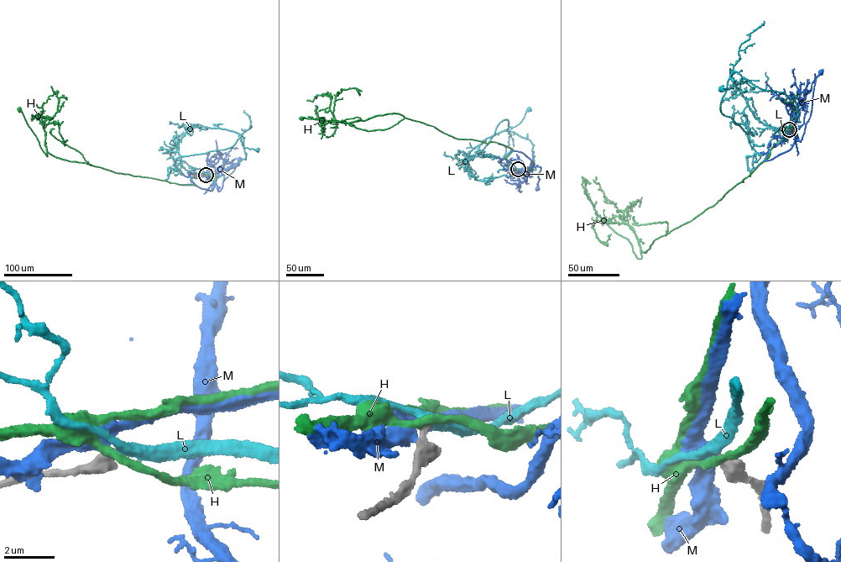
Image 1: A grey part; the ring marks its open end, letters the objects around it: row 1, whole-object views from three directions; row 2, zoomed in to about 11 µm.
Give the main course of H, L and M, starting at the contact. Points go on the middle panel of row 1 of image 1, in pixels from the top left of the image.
H: (517, 170), (506, 160), (513, 150), (507, 146), (455, 138), (399, 114), (357, 121), (360, 118), (301, 118)
L: (518, 169), (532, 168), (533, 145), (528, 139), (508, 130), (509, 128), (519, 123), (529, 108)
M: (517, 170), (511, 169), (505, 159), (512, 149), (530, 159), (531, 167), (540, 166), (536, 188)

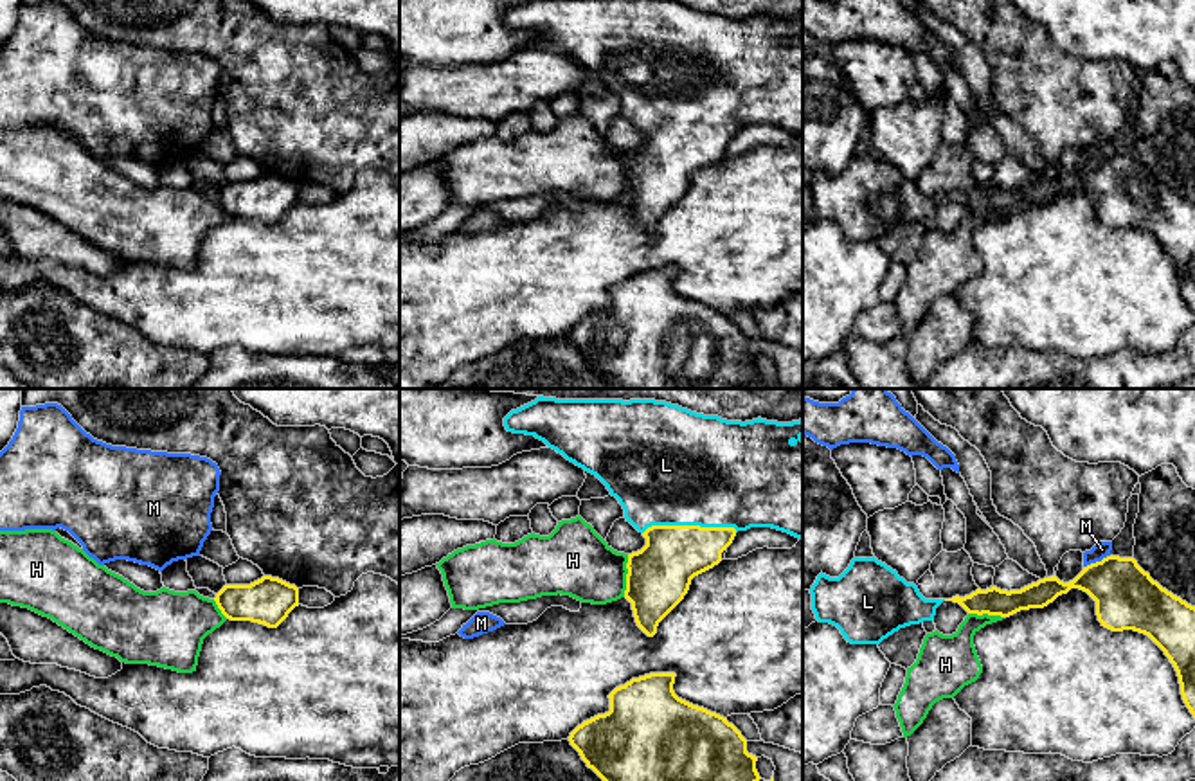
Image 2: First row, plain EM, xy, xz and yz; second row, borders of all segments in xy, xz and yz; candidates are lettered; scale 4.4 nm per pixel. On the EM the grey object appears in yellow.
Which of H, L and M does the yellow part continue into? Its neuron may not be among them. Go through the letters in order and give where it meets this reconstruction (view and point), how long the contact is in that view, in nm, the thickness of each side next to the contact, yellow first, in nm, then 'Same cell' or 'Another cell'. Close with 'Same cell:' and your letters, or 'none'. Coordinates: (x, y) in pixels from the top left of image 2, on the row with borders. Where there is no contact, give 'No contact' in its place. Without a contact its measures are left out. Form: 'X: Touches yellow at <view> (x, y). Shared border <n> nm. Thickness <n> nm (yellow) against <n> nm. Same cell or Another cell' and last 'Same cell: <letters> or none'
H: Touches yellow at xz (627, 576). Shared border 190 nm. Thickness 280 nm (yellow) against 320 nm. Another cell
L: Touches yellow at xz (690, 526). Shared border 420 nm. Thickness 280 nm (yellow) against 500 nm. Same cell
M: Touches yellow at yz (1096, 562). Shared border 130 nm. Thickness 280 nm (yellow) against 80 nm. Another cell
Same cell: L

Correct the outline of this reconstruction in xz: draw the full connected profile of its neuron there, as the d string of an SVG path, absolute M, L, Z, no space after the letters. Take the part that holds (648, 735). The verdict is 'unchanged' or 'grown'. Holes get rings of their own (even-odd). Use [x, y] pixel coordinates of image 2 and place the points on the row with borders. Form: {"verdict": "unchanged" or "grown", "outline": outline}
{"verdict": "unchanged", "outline": "M675 677L632 678L608 695L608 713L571 732L587 767L603 781L759 781L741 732L678 698Z"}

